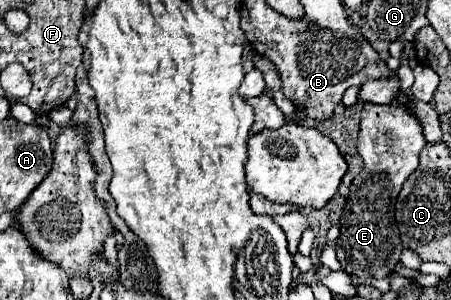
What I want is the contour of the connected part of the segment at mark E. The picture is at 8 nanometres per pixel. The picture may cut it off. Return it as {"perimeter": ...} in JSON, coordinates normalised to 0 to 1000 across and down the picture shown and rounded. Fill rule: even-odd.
{"perimeter":[[[820,343],[803,357],[794,510],[807,530],[807,563],[780,603],[780,637],[767,657],[767,690],[754,723],[754,783],[741,830],[749,870],[767,877],[767,890],[789,883],[785,857],[798,857],[807,930],[860,923],[887,870],[891,810],[874,737],[874,683],[891,610],[927,557],[927,523],[940,483],[945,463],[936,423],[909,363],[874,343]]]}

